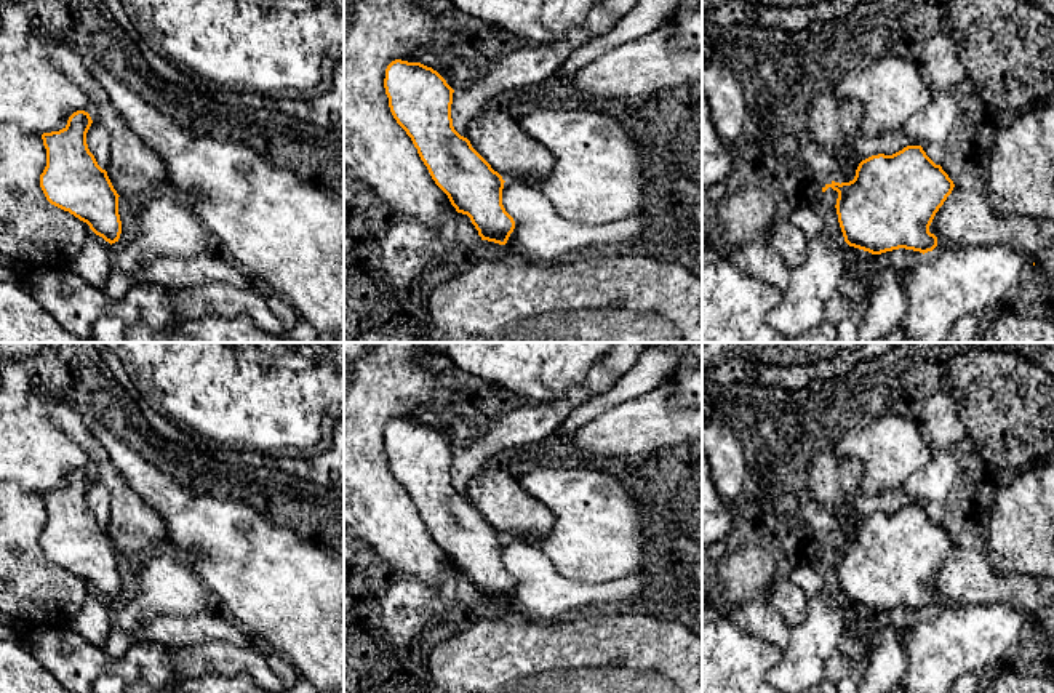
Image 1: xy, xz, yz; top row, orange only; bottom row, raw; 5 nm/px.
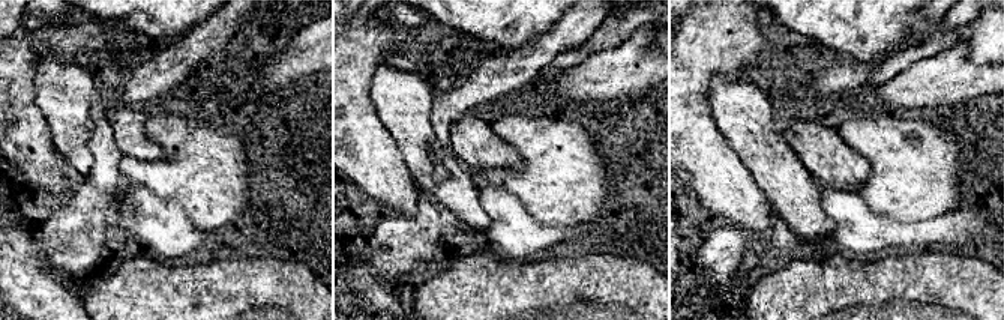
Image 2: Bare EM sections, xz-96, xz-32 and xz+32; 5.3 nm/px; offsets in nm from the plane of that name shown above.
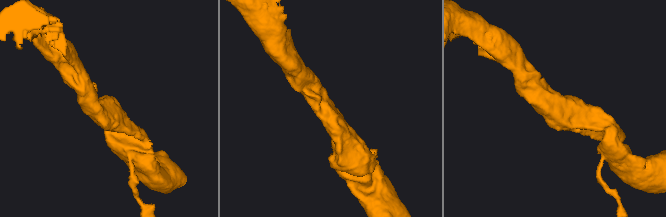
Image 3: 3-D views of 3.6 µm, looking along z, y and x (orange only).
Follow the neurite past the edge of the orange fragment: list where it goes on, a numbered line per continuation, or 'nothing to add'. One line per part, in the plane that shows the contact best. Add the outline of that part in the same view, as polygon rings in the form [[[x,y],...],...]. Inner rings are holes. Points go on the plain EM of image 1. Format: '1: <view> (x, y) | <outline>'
nothing to add

